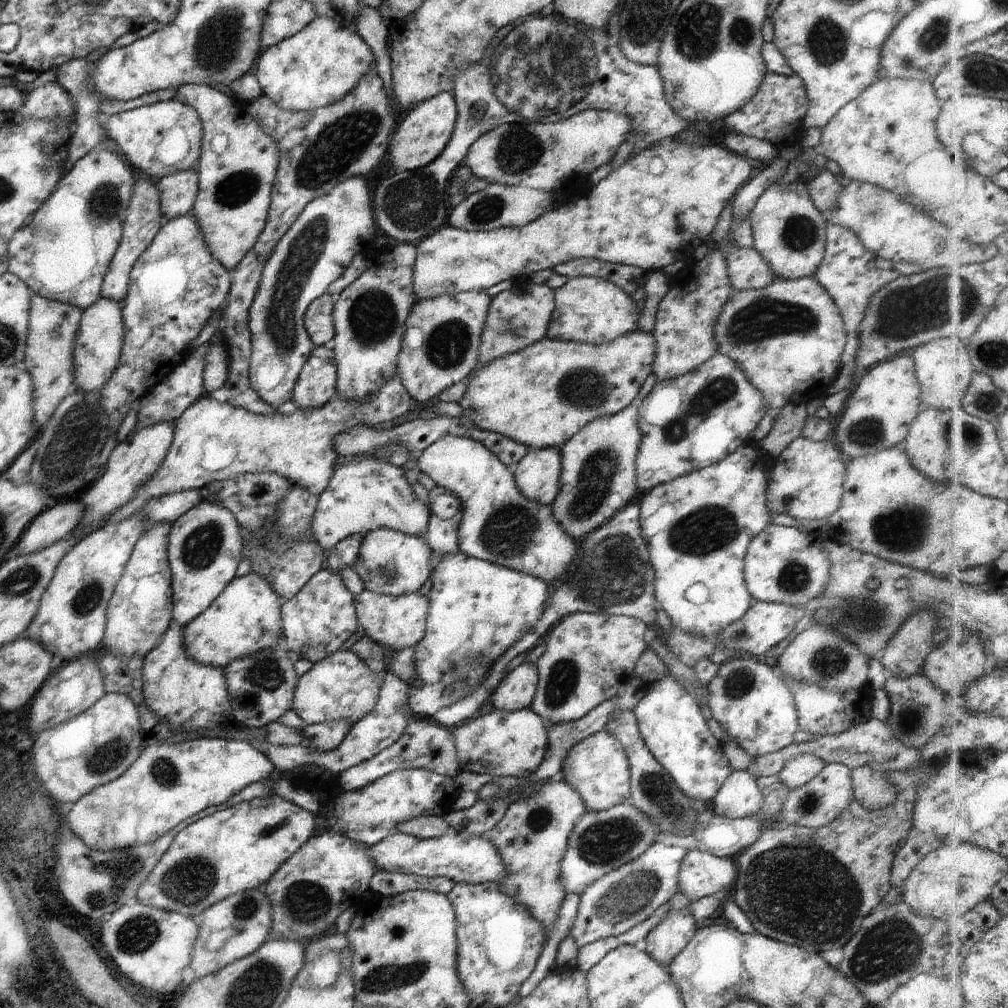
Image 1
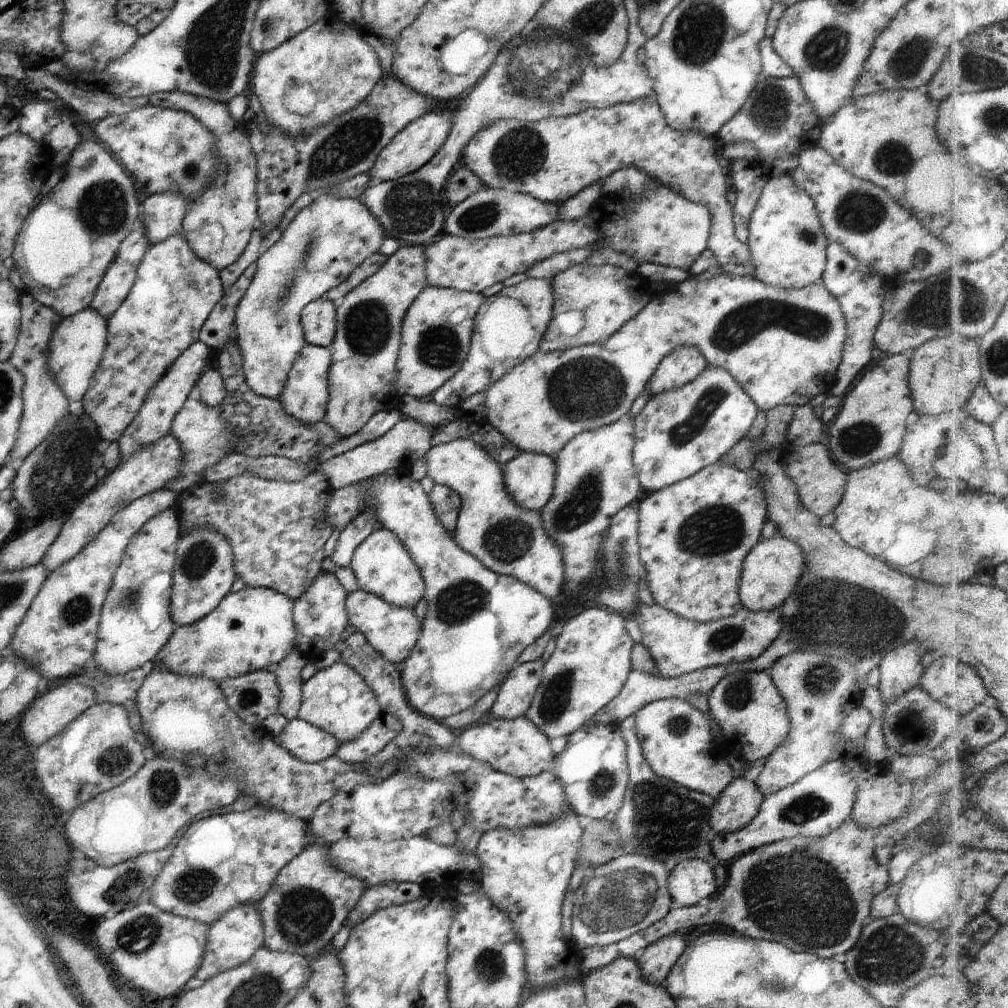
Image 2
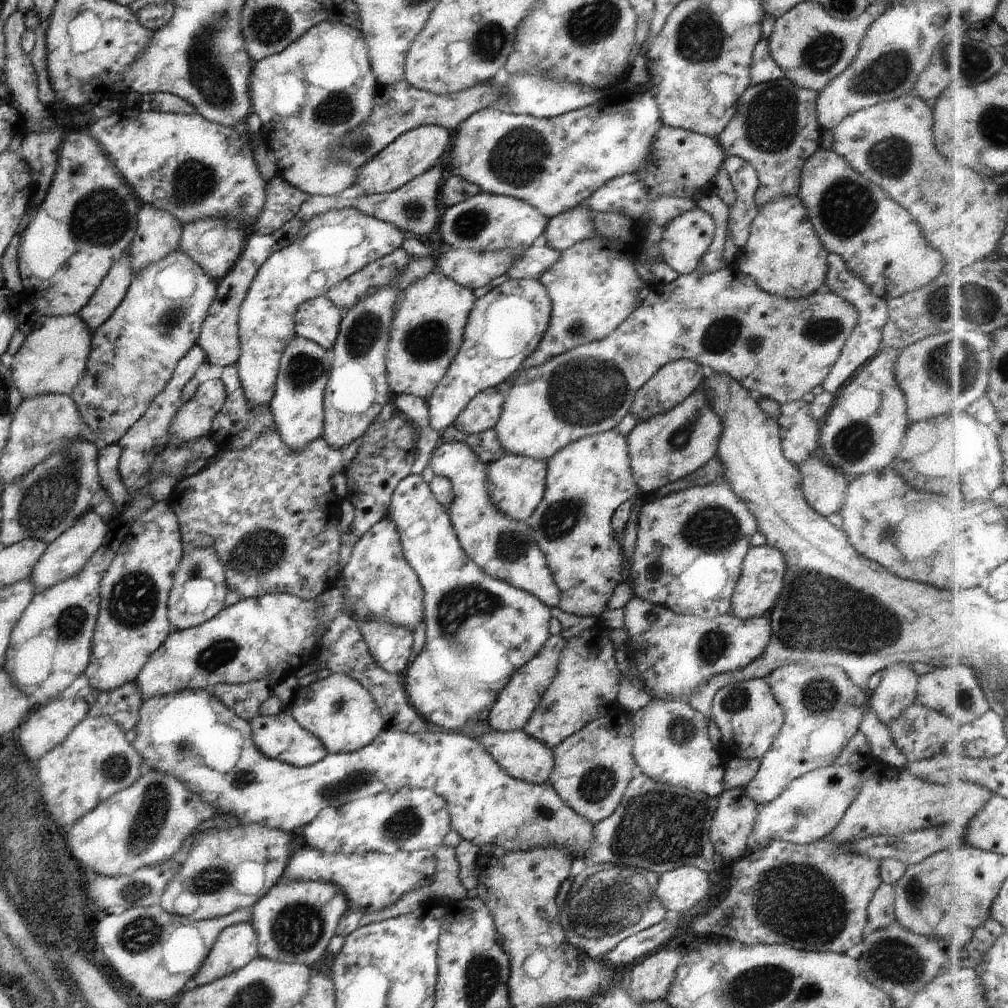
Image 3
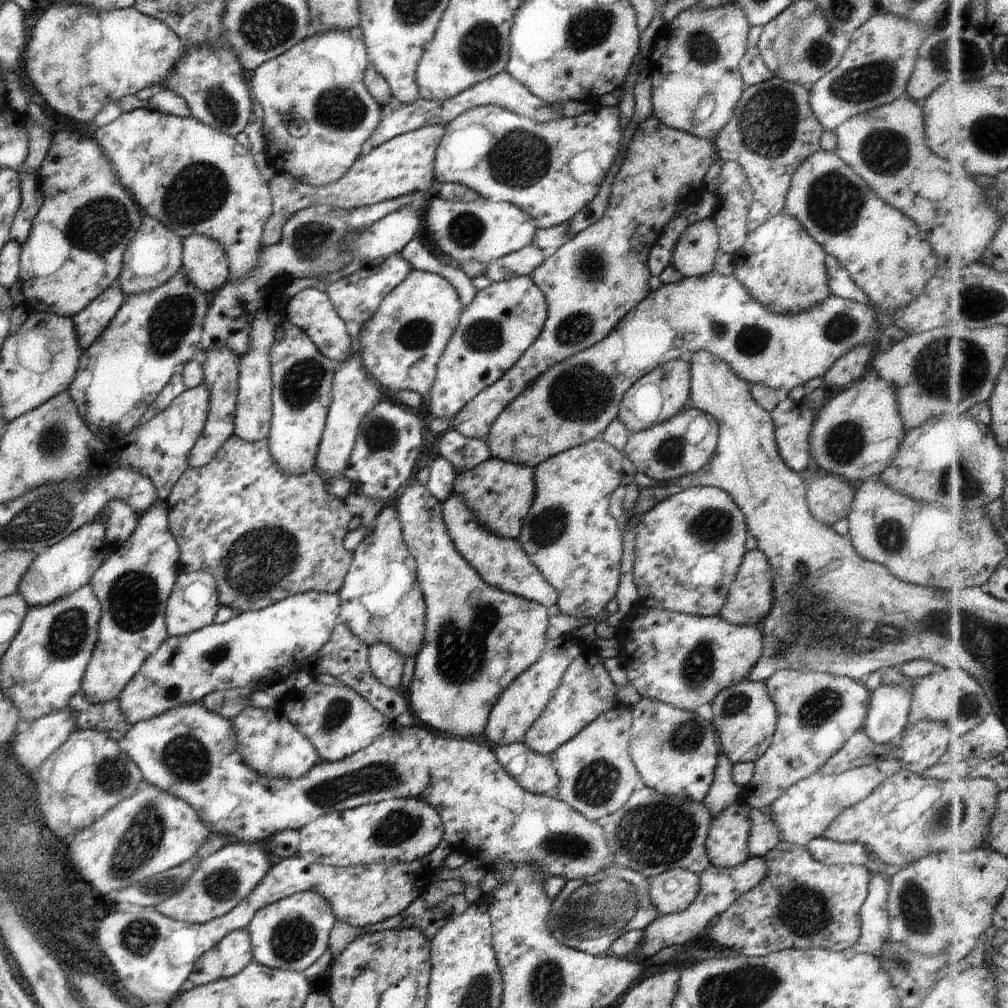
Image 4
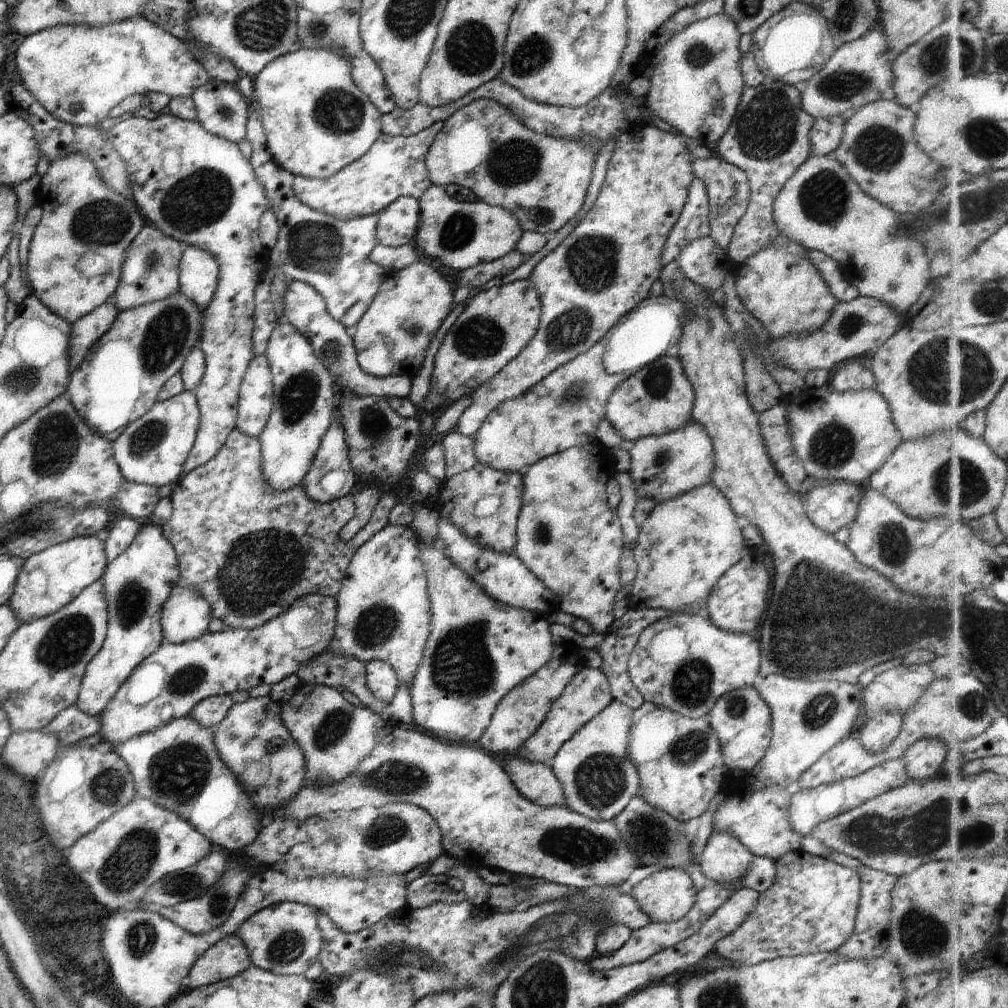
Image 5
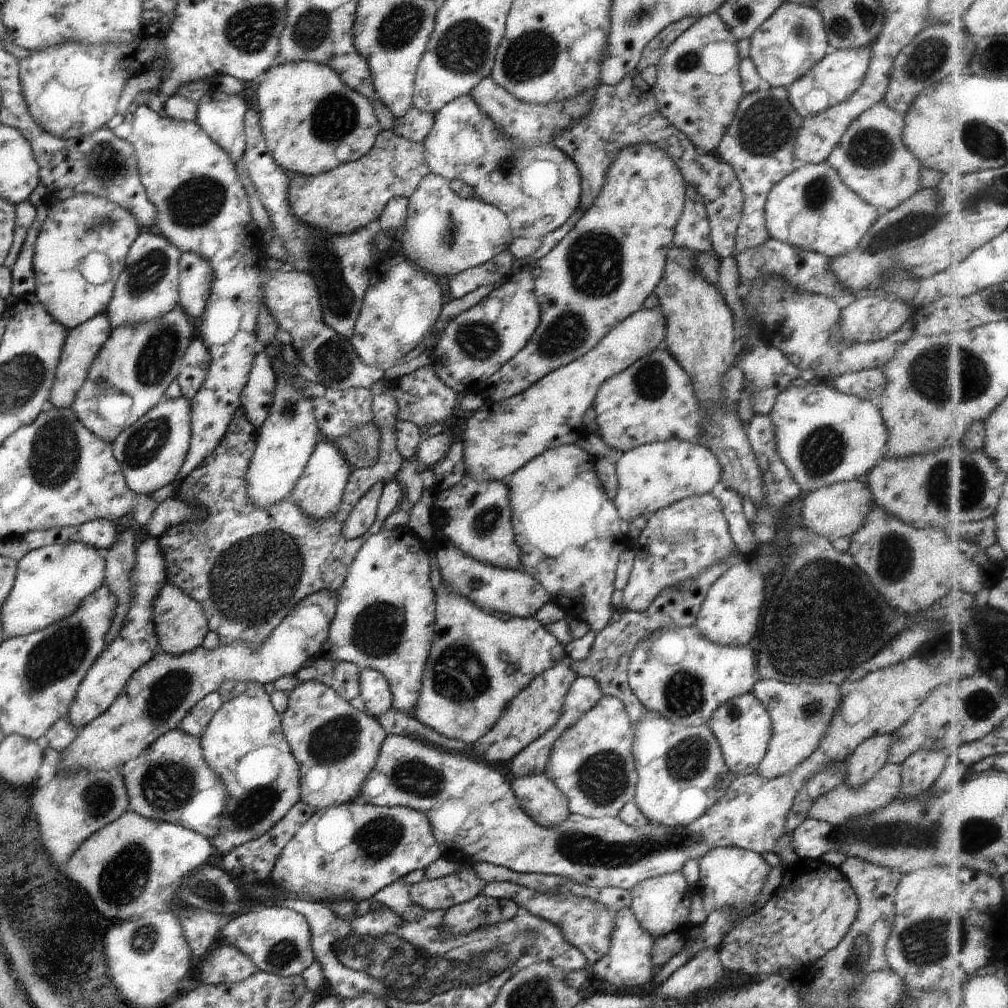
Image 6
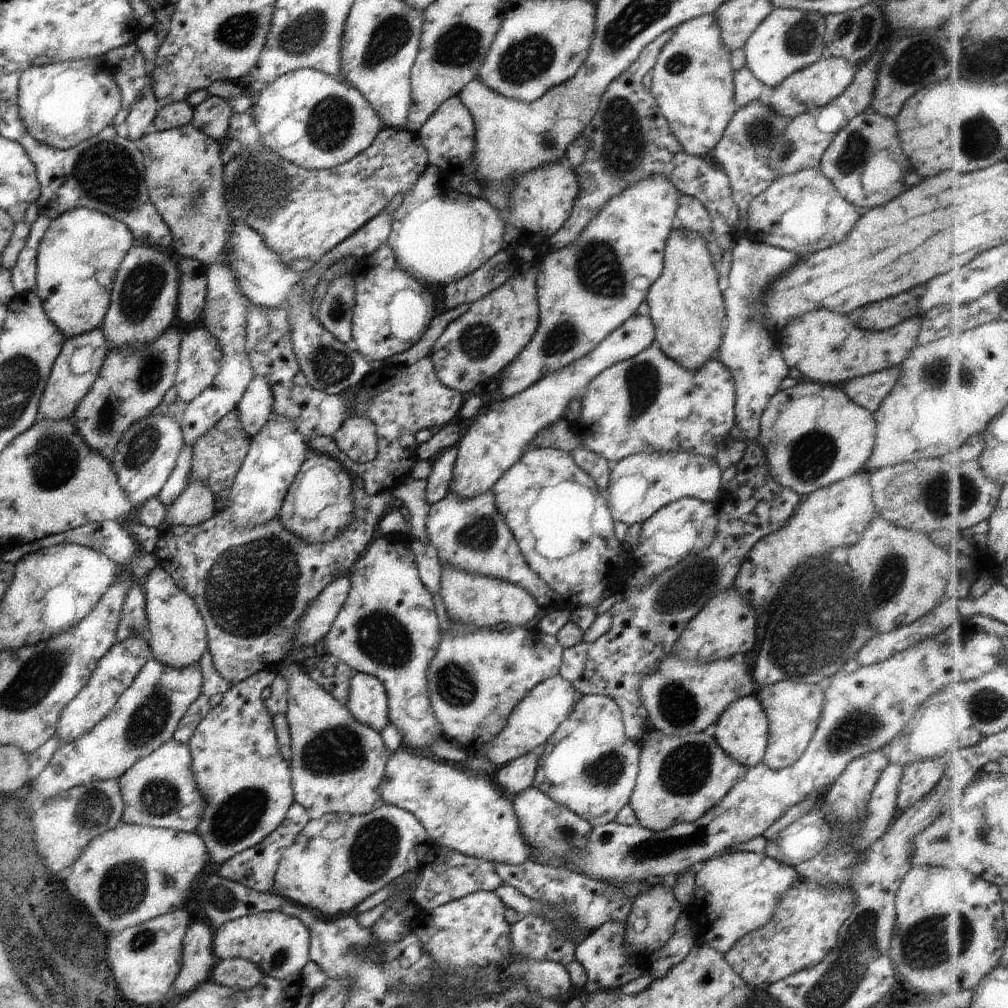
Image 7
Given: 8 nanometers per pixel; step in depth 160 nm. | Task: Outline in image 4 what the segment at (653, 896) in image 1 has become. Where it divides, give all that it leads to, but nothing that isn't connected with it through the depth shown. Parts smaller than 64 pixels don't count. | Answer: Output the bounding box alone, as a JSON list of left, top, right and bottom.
[547,863,659,956]

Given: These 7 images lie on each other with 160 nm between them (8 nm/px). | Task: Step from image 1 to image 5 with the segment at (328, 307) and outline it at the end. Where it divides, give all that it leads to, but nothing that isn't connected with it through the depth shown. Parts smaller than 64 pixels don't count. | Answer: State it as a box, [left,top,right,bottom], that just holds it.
[283,280,412,398]

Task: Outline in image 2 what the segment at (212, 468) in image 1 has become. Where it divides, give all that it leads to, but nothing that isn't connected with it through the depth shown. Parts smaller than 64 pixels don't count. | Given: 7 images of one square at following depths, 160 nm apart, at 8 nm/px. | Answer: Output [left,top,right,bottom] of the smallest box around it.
[167,399,236,494]

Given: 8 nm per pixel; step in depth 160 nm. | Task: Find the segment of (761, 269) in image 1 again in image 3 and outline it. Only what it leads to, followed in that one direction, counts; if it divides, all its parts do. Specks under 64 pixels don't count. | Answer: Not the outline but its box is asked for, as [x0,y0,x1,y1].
[449,86,663,219]

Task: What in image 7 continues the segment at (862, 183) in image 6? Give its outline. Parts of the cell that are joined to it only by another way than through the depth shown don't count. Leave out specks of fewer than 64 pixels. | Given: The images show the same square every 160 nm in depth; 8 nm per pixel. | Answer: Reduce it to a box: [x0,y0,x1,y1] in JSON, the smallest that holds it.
[818,110,909,210]

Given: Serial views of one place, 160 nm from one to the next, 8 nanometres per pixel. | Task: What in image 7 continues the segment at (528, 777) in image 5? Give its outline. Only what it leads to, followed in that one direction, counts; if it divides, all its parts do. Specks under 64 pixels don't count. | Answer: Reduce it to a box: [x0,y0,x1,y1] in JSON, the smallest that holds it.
[511,787,591,868]

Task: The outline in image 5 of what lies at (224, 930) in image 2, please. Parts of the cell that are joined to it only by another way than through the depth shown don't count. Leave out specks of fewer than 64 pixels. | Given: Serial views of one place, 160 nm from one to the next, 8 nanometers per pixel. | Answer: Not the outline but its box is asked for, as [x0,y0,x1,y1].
[188,934,251,989]

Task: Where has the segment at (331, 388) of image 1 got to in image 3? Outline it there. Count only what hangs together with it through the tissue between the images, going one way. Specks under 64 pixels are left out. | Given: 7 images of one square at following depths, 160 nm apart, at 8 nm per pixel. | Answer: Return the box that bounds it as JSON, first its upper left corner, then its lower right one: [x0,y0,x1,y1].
[268,336,333,451]

